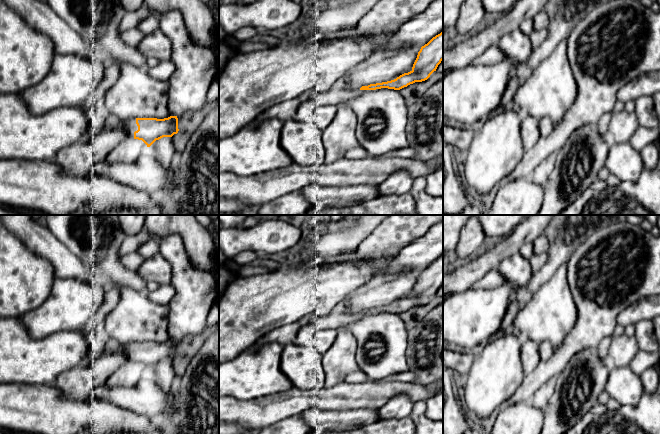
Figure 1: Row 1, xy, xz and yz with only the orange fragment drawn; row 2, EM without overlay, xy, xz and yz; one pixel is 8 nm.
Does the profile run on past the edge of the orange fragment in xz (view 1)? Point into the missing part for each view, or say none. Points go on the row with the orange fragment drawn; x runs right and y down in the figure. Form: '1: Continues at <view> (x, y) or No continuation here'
1: Continues at xz (335, 95)

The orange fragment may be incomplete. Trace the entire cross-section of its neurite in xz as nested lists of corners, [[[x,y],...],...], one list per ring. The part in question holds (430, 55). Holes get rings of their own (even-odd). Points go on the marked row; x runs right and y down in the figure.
[[[443,32],[433,37],[427,44],[421,47],[412,70],[404,73],[394,80],[370,84],[361,88],[342,88],[334,85],[327,89],[313,91],[309,99],[315,98],[320,105],[342,104],[344,101],[358,96],[362,90],[376,90],[388,88],[400,90],[415,82],[427,80],[436,71],[438,65],[443,60]]]

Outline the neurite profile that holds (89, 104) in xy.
[[[90,95],[79,107],[86,112],[93,112],[97,104],[97,99]]]

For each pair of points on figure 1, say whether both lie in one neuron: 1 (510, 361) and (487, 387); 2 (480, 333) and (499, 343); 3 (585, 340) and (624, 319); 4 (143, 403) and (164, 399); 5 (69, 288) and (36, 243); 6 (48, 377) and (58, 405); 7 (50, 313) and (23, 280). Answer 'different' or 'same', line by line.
1: same
2: different
3: different
4: same
5: different
6: different
7: different

